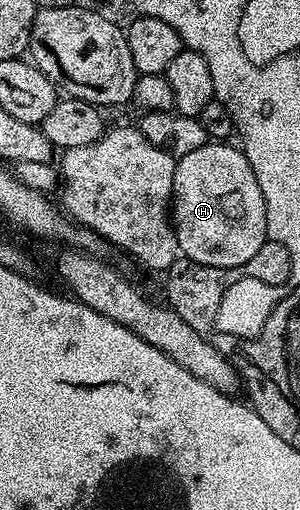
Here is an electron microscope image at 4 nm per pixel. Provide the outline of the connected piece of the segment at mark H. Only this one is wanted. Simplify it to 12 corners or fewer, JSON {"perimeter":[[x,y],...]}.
{"perimeter":[[208,142],[176,159],[179,251],[242,268],[269,239],[253,166]]}

